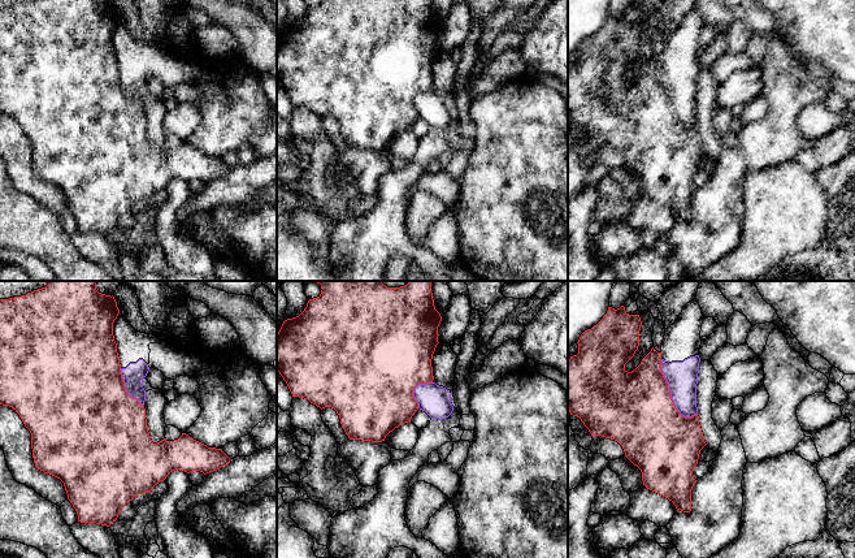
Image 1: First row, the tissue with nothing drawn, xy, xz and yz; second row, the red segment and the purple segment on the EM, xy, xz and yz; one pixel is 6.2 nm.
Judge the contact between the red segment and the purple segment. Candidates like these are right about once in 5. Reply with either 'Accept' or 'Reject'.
Reject

